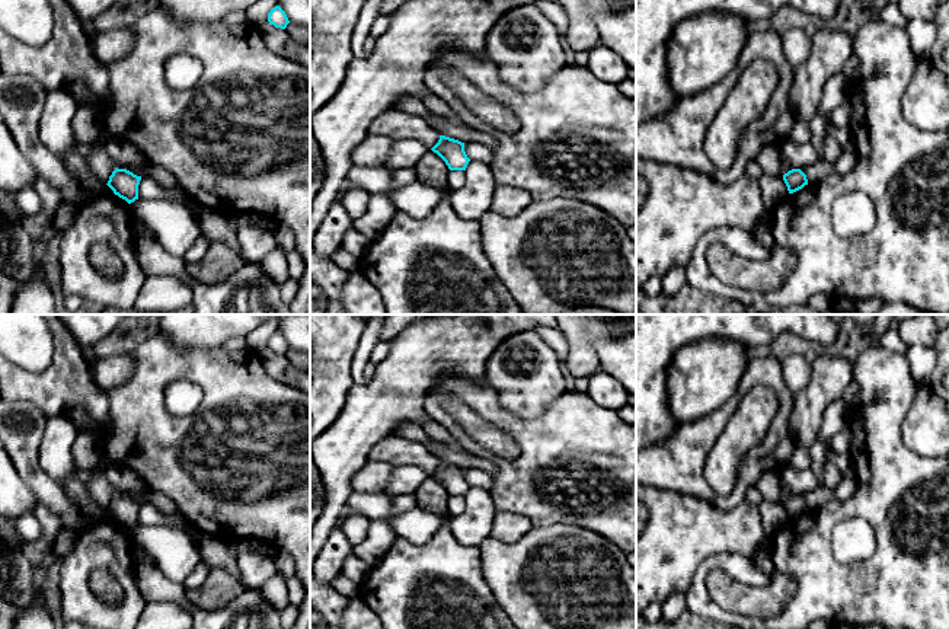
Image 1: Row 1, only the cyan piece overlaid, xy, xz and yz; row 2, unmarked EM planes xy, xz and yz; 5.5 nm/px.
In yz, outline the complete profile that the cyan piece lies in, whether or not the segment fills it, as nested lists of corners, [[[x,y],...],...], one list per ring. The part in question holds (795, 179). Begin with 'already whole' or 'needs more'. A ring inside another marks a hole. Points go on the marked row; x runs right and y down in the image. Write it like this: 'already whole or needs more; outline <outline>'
already whole; outline [[[792,169],[783,175],[789,194],[793,194],[808,185],[806,175],[801,169]]]

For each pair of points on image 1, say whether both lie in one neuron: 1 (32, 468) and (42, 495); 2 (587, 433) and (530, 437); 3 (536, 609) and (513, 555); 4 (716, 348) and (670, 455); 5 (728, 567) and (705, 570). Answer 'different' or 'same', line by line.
1: same
2: same
3: same
4: different
5: same

